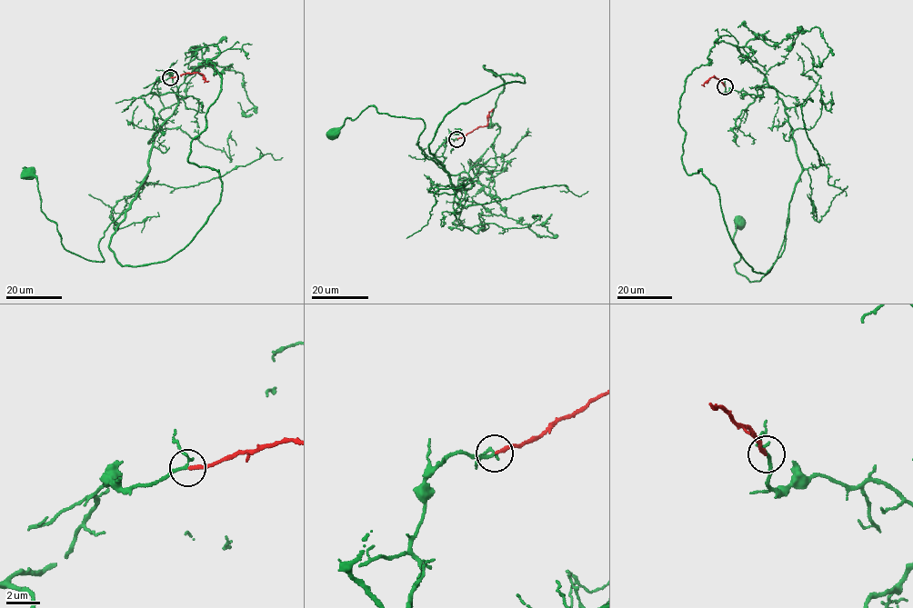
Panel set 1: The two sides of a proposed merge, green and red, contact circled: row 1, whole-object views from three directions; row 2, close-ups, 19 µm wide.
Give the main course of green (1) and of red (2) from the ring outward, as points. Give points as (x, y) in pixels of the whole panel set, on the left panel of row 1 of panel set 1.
1: (170, 77), (150, 92), (174, 93), (177, 106), (131, 205), (101, 239), (104, 261), (66, 250), (28, 173)
2: (170, 77), (195, 73), (203, 74), (208, 81)

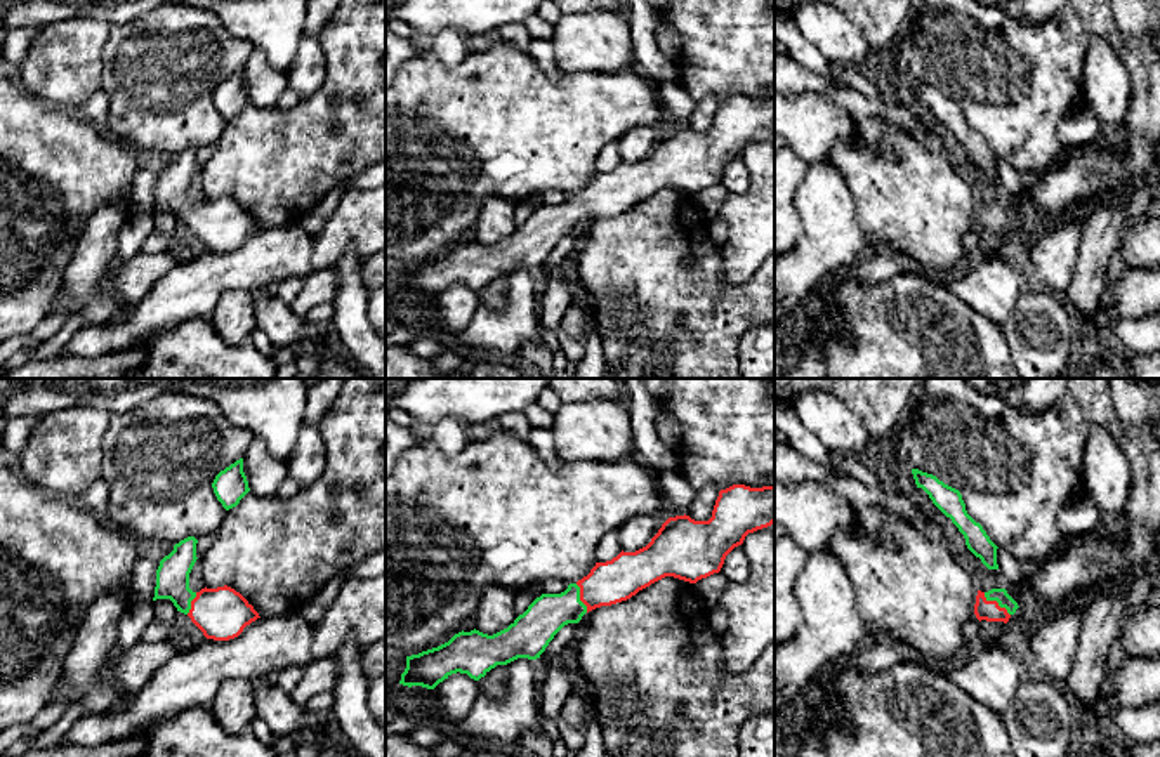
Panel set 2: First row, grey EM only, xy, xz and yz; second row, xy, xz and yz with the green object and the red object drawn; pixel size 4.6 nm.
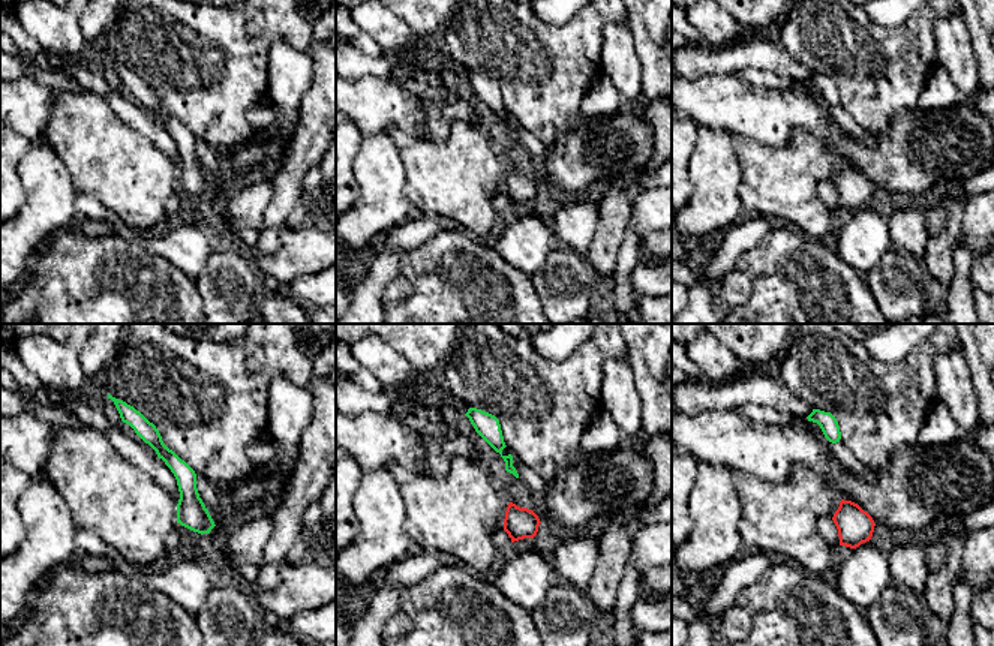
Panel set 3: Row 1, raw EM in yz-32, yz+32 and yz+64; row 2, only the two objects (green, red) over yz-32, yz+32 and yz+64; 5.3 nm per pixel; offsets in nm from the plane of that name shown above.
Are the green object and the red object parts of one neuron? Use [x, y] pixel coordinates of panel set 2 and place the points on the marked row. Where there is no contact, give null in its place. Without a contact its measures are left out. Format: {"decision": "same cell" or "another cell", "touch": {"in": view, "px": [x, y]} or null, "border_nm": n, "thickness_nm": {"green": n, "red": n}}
{"decision": "same cell", "touch": {"in": "yz", "px": [997, 601]}, "border_nm": 170, "thickness_nm": {"green": 70, "red": 100}}

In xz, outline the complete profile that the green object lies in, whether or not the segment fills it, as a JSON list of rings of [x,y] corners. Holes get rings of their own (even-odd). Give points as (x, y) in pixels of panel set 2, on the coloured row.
[[[733,484],[721,490],[709,521],[695,521],[686,514],[669,517],[646,547],[636,552],[622,550],[611,561],[596,563],[587,576],[577,583],[570,583],[561,594],[542,594],[507,629],[493,635],[476,629],[471,632],[462,630],[438,648],[406,656],[406,668],[401,674],[399,684],[434,689],[457,672],[479,681],[497,665],[507,665],[517,658],[537,660],[564,625],[578,623],[585,613],[596,608],[627,601],[665,576],[696,583],[719,573],[726,556],[741,545],[748,533],[768,528],[773,523],[774,486],[750,488]]]

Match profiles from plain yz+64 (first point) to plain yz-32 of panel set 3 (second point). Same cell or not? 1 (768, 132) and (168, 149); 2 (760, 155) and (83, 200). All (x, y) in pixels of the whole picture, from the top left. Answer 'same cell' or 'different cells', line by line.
1: different cells
2: different cells

